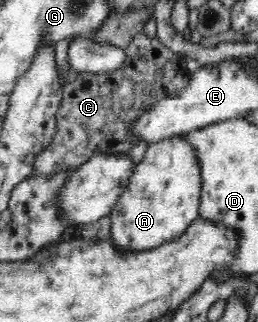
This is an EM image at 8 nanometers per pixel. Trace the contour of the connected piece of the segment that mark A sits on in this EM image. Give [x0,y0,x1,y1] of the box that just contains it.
[111,134,202,250]

